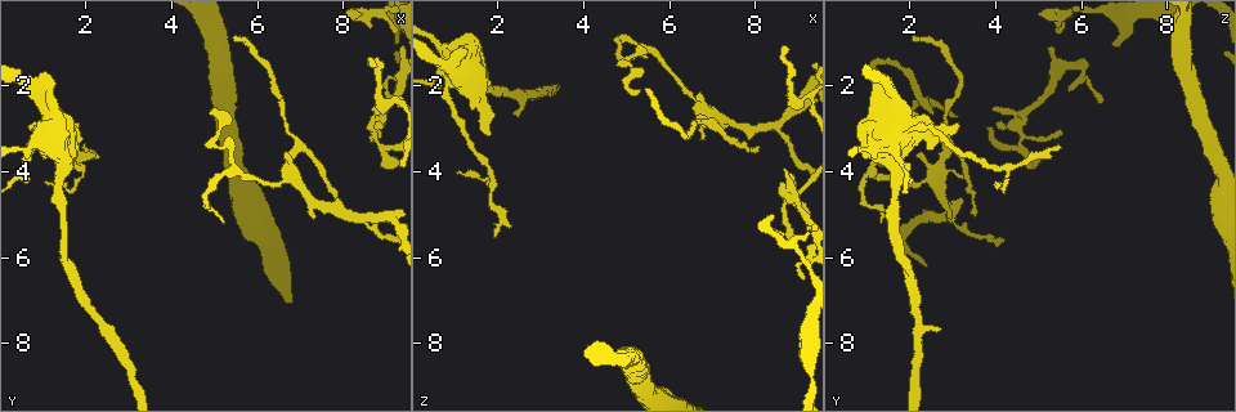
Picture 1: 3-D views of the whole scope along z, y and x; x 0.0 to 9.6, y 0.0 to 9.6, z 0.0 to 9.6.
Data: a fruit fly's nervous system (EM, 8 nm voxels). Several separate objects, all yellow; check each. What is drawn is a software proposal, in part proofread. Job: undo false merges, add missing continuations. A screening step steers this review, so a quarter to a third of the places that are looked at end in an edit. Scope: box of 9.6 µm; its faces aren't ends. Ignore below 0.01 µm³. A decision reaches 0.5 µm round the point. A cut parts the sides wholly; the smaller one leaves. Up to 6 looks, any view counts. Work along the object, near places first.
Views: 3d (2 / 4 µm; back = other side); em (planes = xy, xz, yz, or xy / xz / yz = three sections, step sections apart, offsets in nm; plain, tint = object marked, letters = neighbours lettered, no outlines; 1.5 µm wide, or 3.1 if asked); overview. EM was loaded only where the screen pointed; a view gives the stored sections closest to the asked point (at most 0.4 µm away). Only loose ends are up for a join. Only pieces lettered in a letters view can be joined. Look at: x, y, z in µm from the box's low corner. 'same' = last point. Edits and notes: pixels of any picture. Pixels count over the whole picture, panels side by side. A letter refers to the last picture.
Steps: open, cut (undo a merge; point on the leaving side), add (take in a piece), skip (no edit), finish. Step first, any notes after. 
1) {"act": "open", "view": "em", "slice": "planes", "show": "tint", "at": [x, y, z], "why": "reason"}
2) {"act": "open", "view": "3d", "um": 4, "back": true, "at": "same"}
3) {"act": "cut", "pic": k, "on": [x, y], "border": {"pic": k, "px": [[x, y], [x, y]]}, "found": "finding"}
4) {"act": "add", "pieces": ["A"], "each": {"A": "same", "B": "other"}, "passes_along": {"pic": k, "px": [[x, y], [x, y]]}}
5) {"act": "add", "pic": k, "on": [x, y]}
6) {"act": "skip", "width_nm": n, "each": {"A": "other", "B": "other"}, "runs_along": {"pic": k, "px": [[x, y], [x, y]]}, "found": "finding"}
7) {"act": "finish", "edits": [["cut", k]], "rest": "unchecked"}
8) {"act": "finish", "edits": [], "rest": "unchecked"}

{"act": "open", "view": "em", "slice": "xy", "step": 4, "show": "tint", "at": [1.30, 2.75, 0.90], "why": "thick end"}

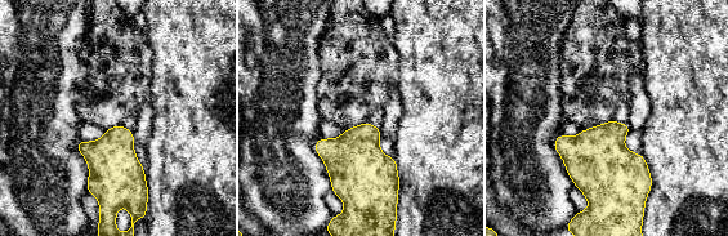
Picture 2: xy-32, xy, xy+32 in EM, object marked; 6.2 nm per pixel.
{"act": "open", "view": "em", "slice": "planes", "show": "letters", "at": "same"}

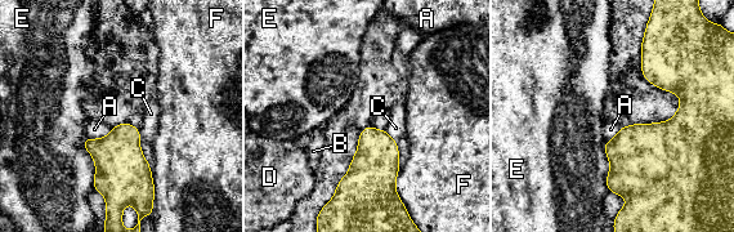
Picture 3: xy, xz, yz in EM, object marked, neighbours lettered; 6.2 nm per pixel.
{"act": "skip", "each": {"A": "other", "B": "other", "C": "other", "D": "other", "E": "other", "F": "other"}, "border": {"pic": 3, "px": [[112, 126], [101, 138], [88, 138]]}, "found": "no lettered piece goes on from it"}

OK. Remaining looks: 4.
{"act": "open", "view": "em", "slice": "xz", "step": 4, "show": "tint", "at": [5.20, 5.25, 1.35], "why": "branch stops here"}

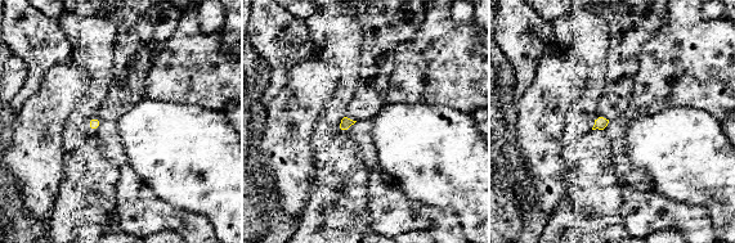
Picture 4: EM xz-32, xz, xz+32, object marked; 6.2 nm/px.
{"act": "open", "view": "em", "slice": "planes", "show": "letters", "at": "same"}

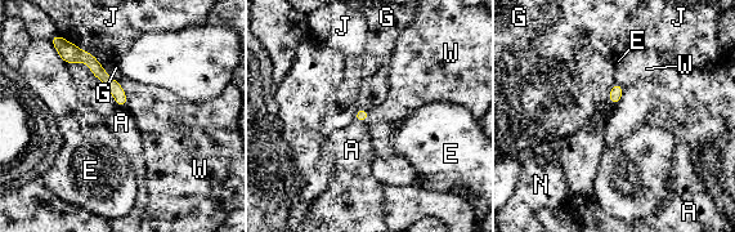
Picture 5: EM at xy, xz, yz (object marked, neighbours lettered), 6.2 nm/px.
{"act": "skip", "each": {"A": "other", "E": "other", "G": "other", "J": "other", "N": "other", "W": "other"}, "found": "none of them fits"}

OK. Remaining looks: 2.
{"act": "open", "view": "3d", "um": 4, "at": [8.75, 3.15, 5.55], "why": "free end"}

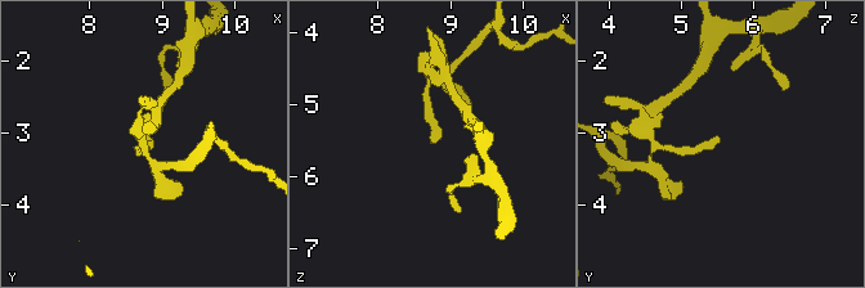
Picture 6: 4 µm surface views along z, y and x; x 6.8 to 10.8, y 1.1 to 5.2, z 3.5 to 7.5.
{"act": "open", "view": "em", "slice": "xy", "step": 8, "show": "letters", "at": [8.75, 3.10, 5.50], "why": "shape alone is not enough"}

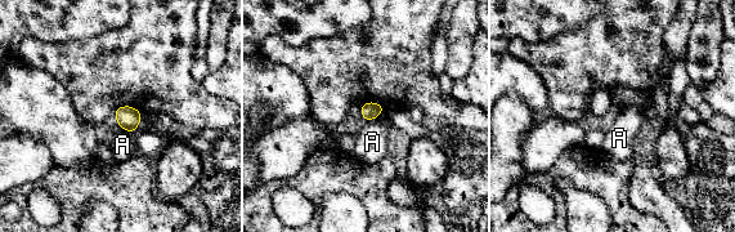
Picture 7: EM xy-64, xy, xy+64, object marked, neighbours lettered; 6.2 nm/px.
{"act": "skip", "each": {"A": "other"}, "border": {"pic": 7, "px": [[385, 107], [367, 123]]}, "found": "no lettered piece goes on from it"}

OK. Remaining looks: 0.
{"act": "finish", "edits": [], "rest": "unchecked"}

